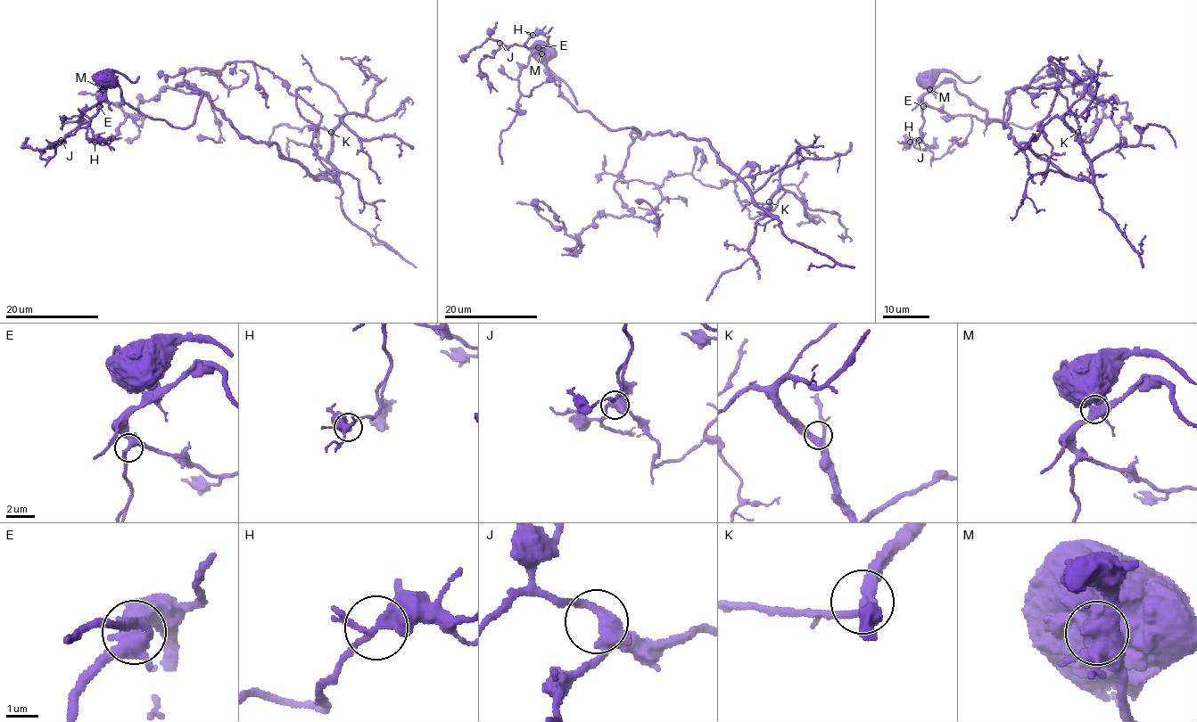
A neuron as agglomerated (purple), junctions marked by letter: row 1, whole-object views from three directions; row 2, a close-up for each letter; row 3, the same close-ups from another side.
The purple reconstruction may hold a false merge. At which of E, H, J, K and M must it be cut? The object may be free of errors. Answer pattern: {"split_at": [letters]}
{"split_at": ["M"]}

